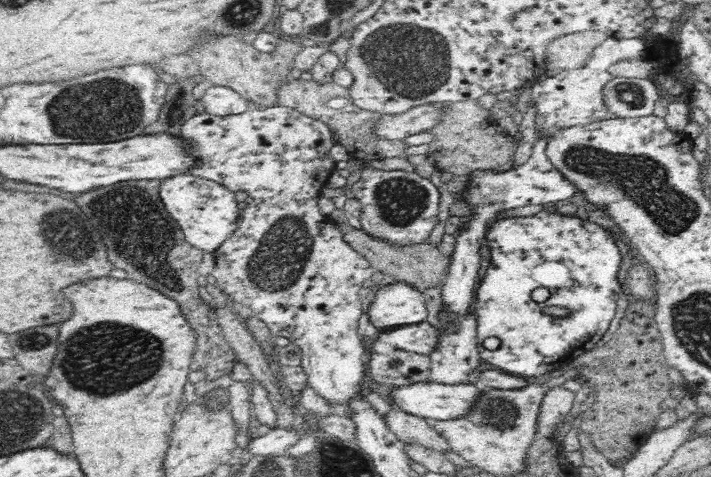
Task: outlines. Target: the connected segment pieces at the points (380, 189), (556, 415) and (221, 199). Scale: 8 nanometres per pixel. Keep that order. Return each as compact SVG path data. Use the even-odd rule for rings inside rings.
M359 163L350 187L354 200L361 202L360 229L370 238L402 248L429 242L430 232L440 222L440 192L431 180L420 175L415 171L375 170L368 164Z
M560 386L550 388L542 400L538 417L538 432L541 437L552 438L555 427L572 410L575 393Z
M192 173L160 181L159 195L170 216L180 225L189 245L204 253L214 253L233 235L243 216L234 192L219 183Z

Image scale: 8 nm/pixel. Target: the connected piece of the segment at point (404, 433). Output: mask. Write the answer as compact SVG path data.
M392 409L384 417L387 427L402 441L443 452L451 450L448 441L435 427L433 419L414 416L399 409Z

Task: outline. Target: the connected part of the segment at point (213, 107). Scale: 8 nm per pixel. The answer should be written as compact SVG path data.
M214 84L206 90L201 100L205 113L216 117L244 113L250 108L241 94L231 88Z

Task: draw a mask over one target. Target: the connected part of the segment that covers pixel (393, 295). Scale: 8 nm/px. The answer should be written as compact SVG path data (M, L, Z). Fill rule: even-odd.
M393 282L377 286L375 295L374 302L366 310L374 335L421 323L428 316L424 295L412 285Z

